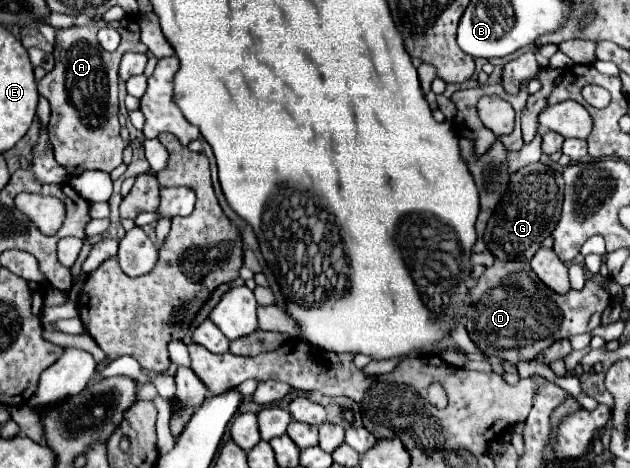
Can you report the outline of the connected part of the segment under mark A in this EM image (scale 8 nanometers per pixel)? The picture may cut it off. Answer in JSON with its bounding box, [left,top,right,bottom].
[38,16,148,176]

